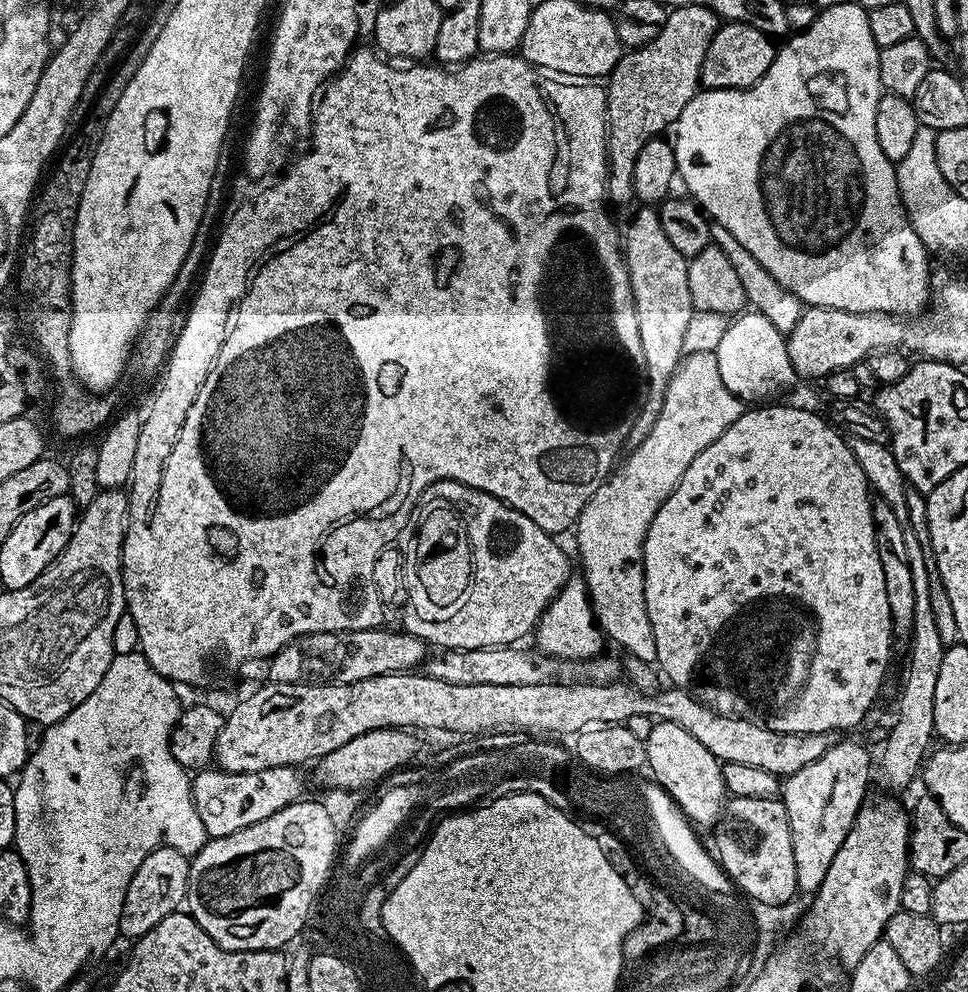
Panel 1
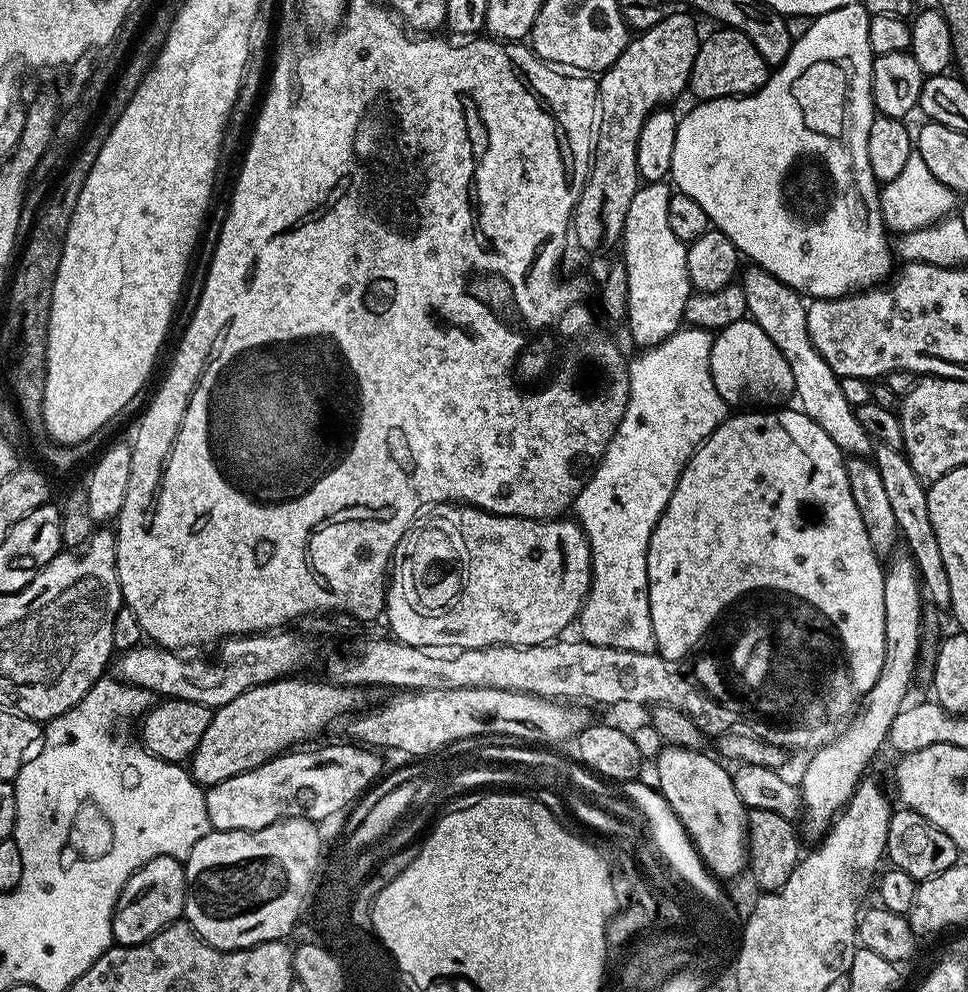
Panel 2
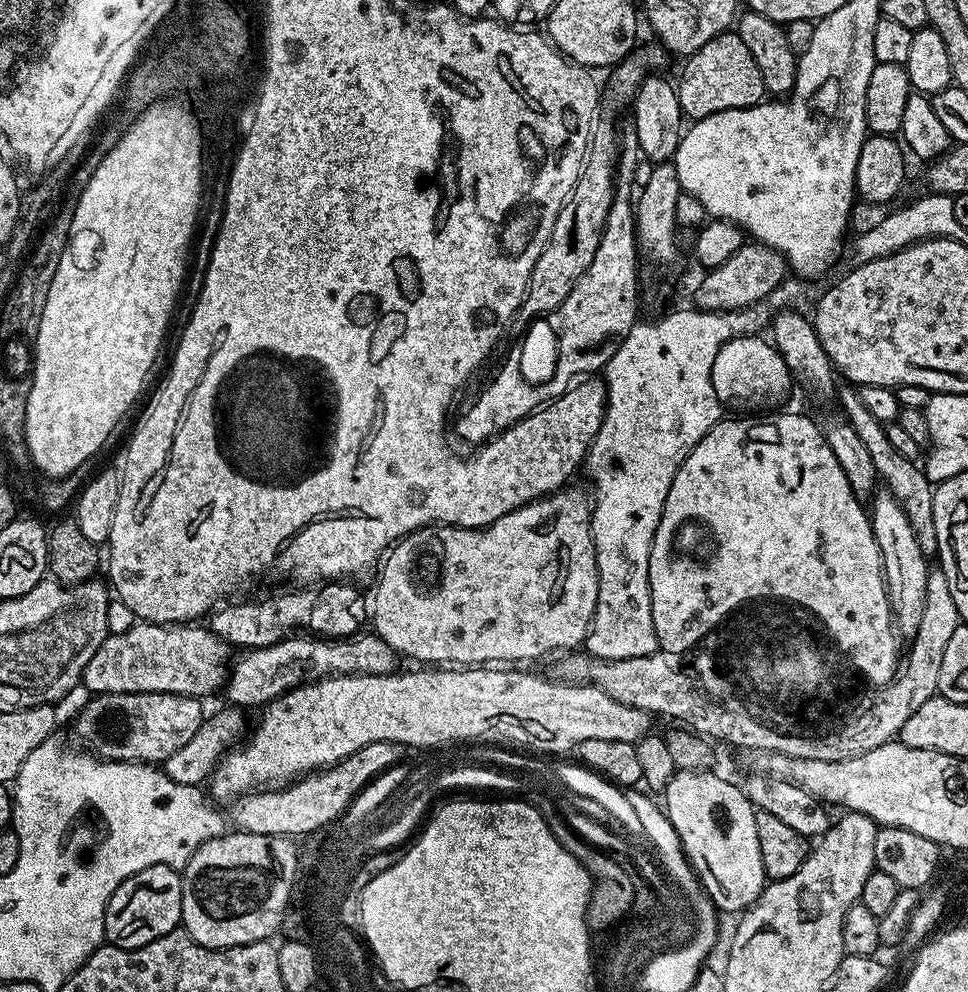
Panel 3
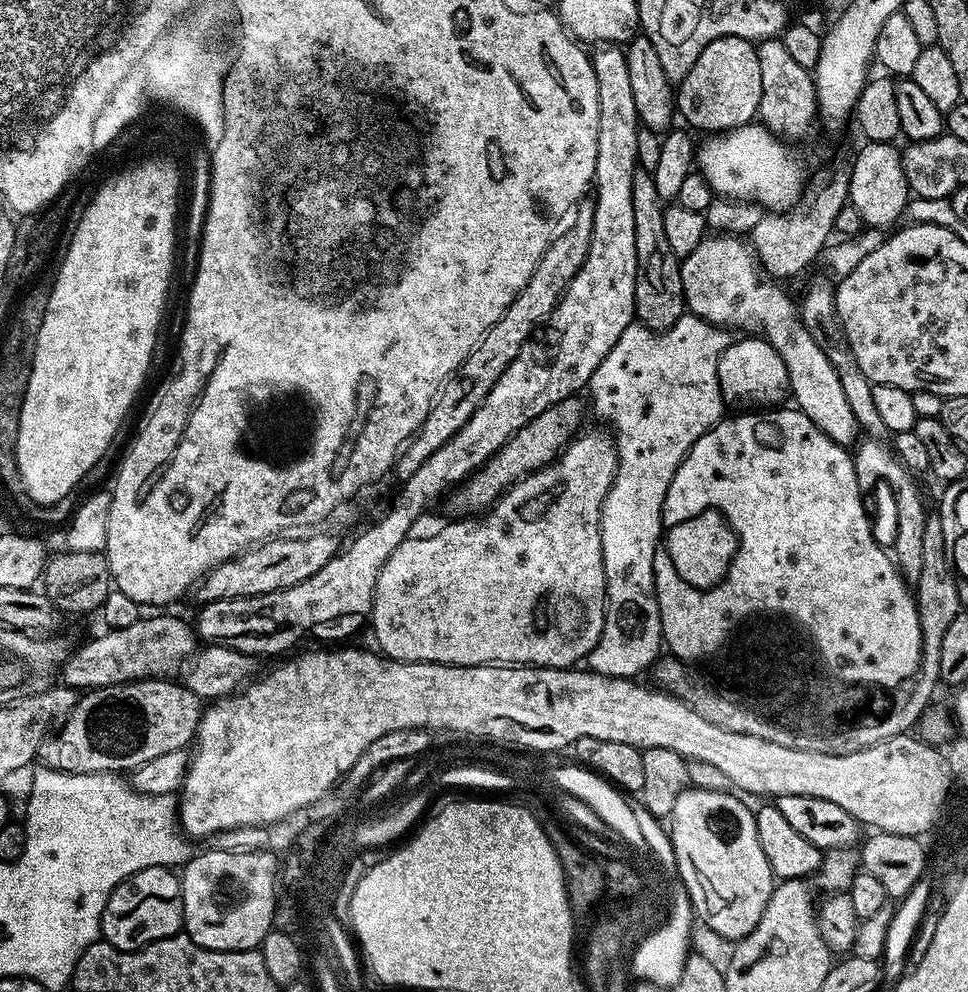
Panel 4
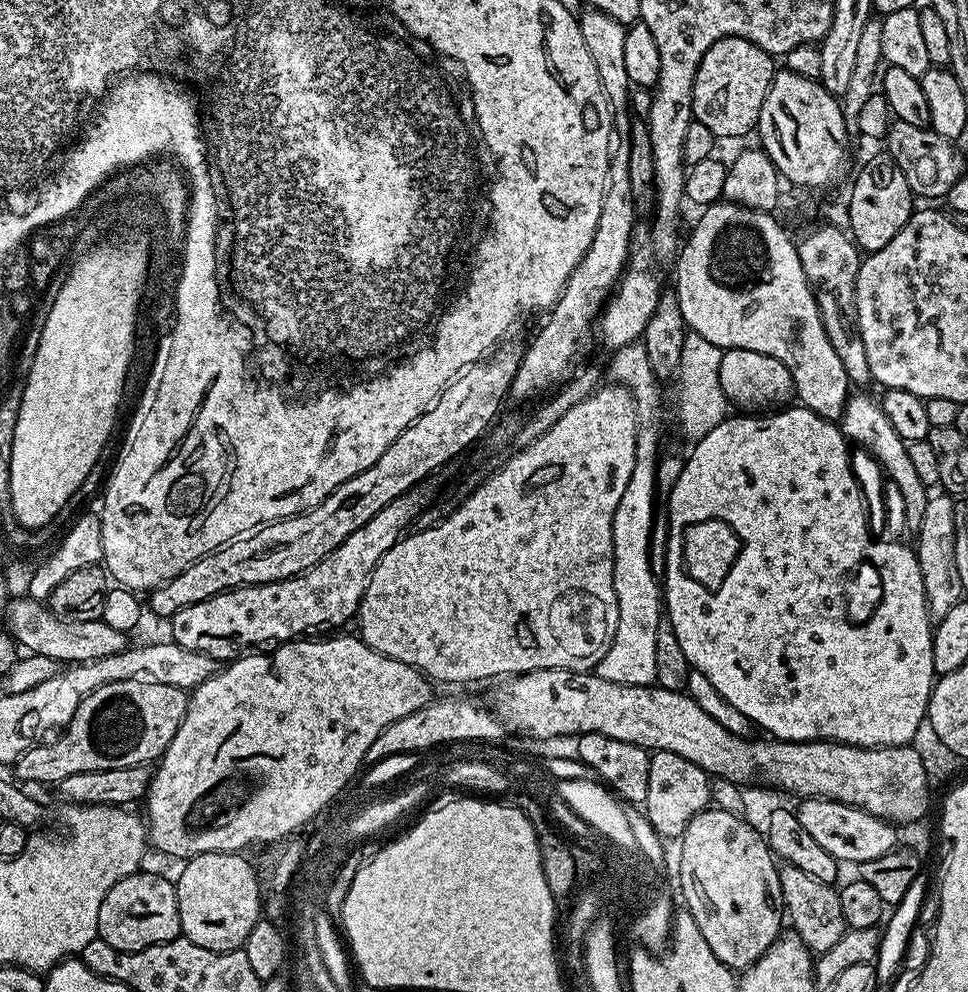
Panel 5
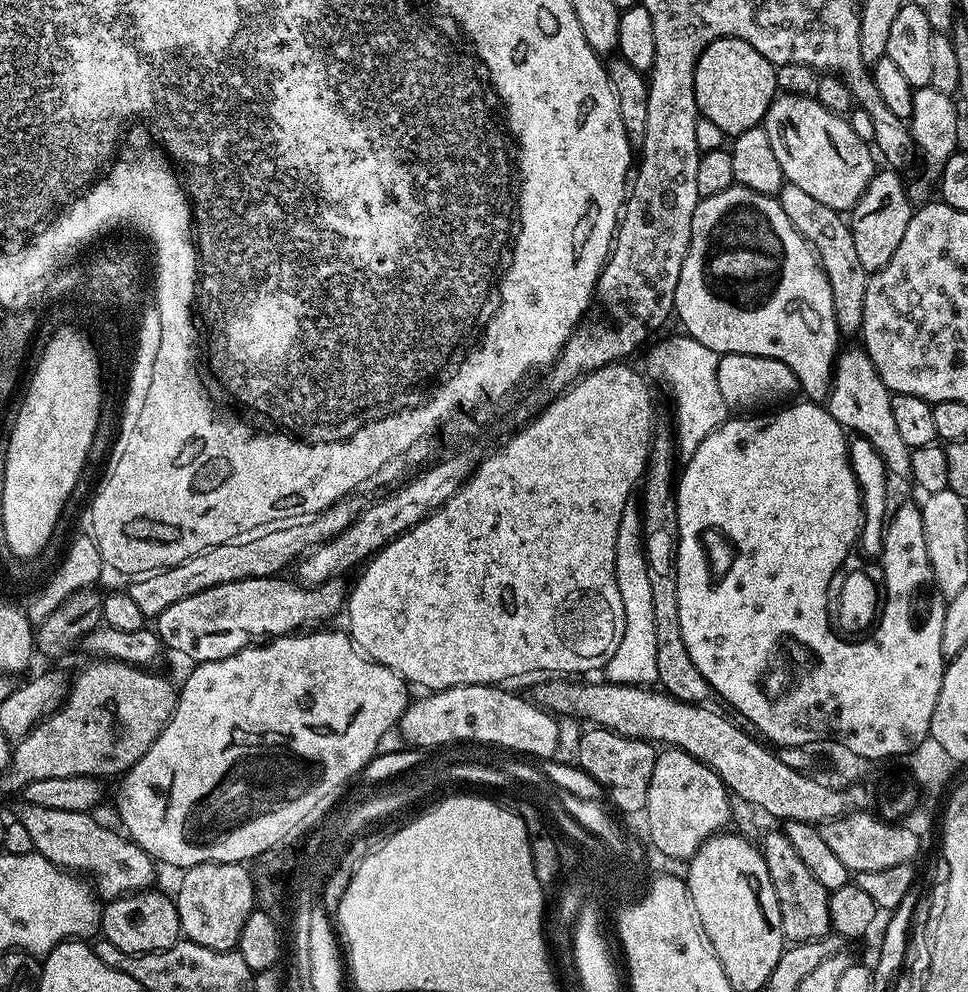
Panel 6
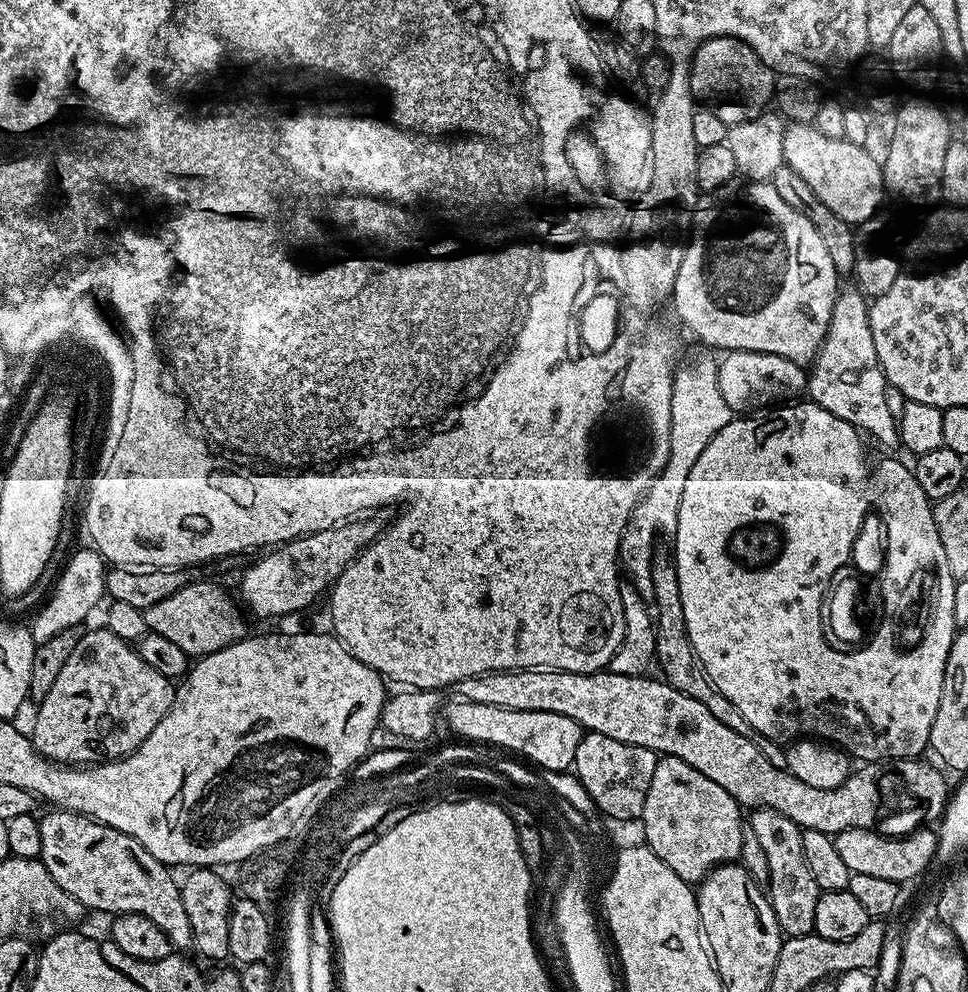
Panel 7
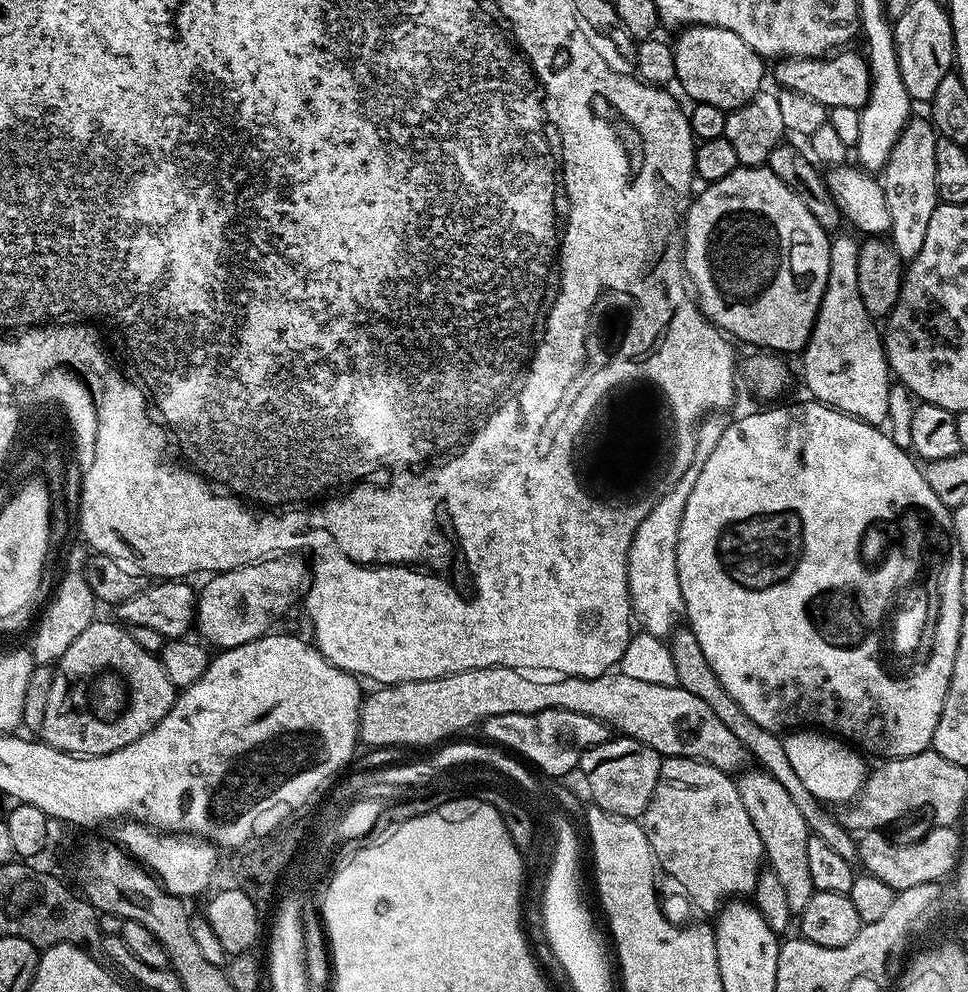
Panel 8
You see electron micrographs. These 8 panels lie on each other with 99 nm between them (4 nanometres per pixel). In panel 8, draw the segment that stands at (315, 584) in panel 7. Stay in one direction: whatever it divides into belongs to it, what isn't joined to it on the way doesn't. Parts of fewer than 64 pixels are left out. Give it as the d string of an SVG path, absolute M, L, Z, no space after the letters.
M276 554L205 579L208 581L196 598L195 631L200 631L205 636L203 639L216 650L242 646L269 635L271 628L268 627L282 619L295 604L297 607L309 583L310 568L306 560L304 564L304 558L300 554Z

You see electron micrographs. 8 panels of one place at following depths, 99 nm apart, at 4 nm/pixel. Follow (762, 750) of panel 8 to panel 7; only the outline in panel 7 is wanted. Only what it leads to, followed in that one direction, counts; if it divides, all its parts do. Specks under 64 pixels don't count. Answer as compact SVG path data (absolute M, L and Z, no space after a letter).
M658 550L652 555L652 594L650 598L654 603L654 627L656 629L655 663L658 668L660 664L662 672L660 674L664 683L674 686L674 690L682 690L682 694L686 694L690 698L698 698L698 702L702 702L702 706L706 706L706 710L710 710L710 714L714 714L714 718L718 718L718 722L726 722L726 726L730 726L730 730L738 730L738 734L742 734L742 738L750 738L750 742L754 742L754 746L758 746L758 750L762 750L762 754L766 754L766 758L770 758L770 762L774 762L774 766L787 768L788 753L785 745L779 740L766 738L766 734L754 730L754 726L750 726L750 722L746 722L746 718L742 718L742 714L738 714L738 706L734 706L734 702L730 702L730 698L723 696L712 684L712 679L704 673L700 659L696 657L696 651L690 642L690 634L686 630L686 613L682 610L682 594L678 594L678 574L671 551Z

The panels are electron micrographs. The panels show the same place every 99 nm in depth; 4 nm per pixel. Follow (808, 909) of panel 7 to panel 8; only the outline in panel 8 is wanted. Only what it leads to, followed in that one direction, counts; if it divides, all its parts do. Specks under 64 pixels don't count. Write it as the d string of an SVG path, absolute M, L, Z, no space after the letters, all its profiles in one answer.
M763 770L748 771L741 771L735 777L742 806L746 806L746 814L750 814L750 822L754 822L754 828L762 838L767 867L782 882L790 912L799 914L806 910L810 898L816 892L814 882L810 882L810 865L807 858L810 833L806 826L806 818L802 818L798 806L794 806L794 798L786 794L782 782L778 782L770 773Z

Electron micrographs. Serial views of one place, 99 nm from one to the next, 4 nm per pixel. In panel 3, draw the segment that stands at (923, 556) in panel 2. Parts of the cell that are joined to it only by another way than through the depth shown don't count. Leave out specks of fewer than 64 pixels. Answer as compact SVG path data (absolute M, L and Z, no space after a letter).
M844 382L839 385L840 408L845 420L850 426L854 426L854 434L866 445L866 451L870 458L874 458L874 470L882 481L883 487L906 510L906 518L910 518L910 526L914 526L914 534L918 537L918 546L922 546L925 556L932 558L938 550L938 533L934 530L934 486L926 478L923 467L916 460L902 458L898 450L894 450L894 442L890 442L886 425L878 422L870 410L866 410L859 391L851 383Z

